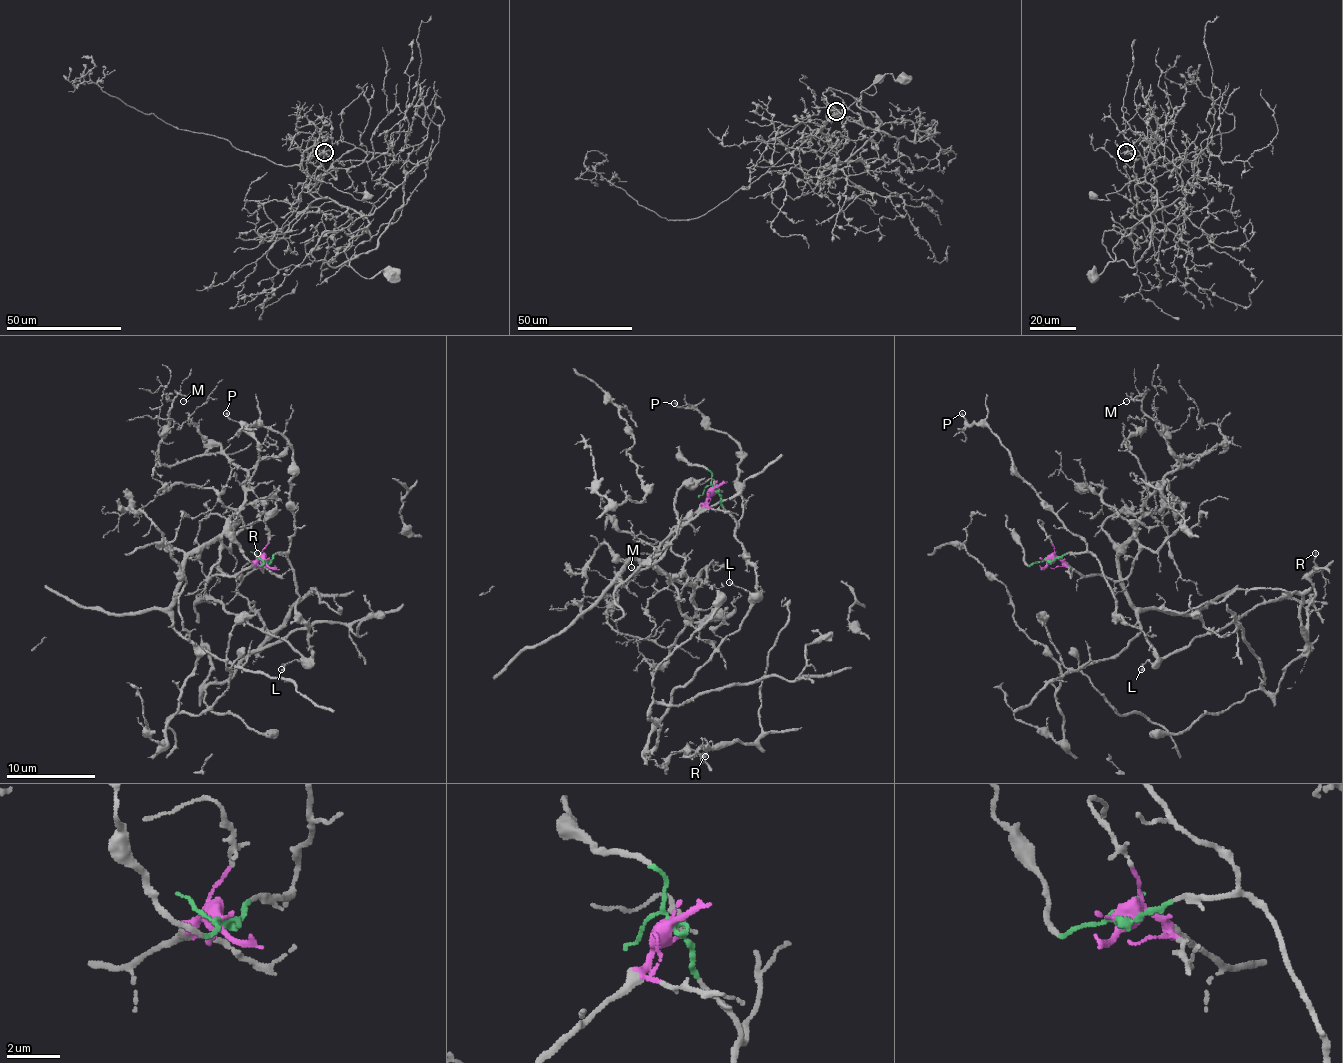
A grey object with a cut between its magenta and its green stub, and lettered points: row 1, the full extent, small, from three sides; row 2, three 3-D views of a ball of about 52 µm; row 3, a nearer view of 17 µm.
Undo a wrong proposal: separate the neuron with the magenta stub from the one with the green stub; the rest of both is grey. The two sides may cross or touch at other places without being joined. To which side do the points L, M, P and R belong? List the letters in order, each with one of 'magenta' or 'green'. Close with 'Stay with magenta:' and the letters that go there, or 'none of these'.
L: green
M: magenta
P: green
R: green
Stay with magenta: M

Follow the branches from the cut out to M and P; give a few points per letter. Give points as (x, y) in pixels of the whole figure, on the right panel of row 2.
M: (1047, 561), (1122, 581), (1147, 497), (1204, 452), (1182, 463), (1142, 394), (1127, 401)
P: (1047, 561), (1078, 554), (1087, 545), (1016, 470), (1005, 446), (987, 426), (971, 426), (962, 412)

